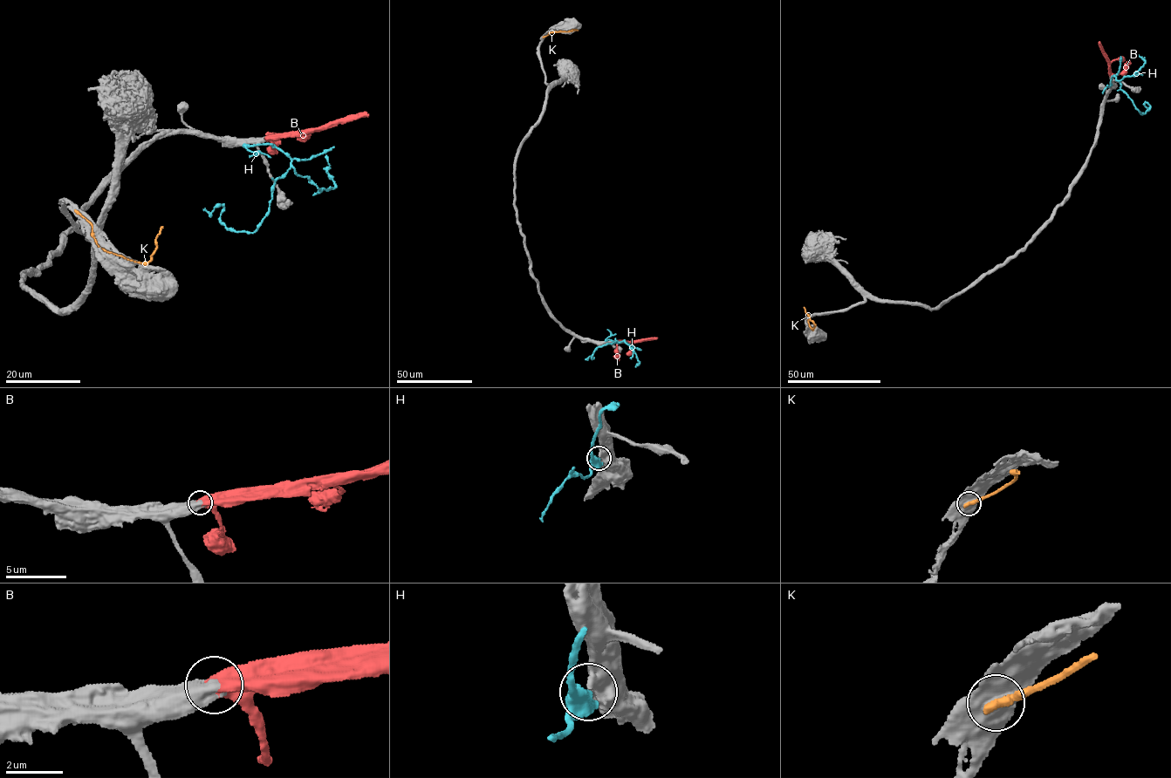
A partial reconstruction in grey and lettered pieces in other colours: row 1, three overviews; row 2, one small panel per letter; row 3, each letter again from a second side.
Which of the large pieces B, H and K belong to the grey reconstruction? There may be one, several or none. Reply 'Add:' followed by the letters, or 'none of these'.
Add: B

